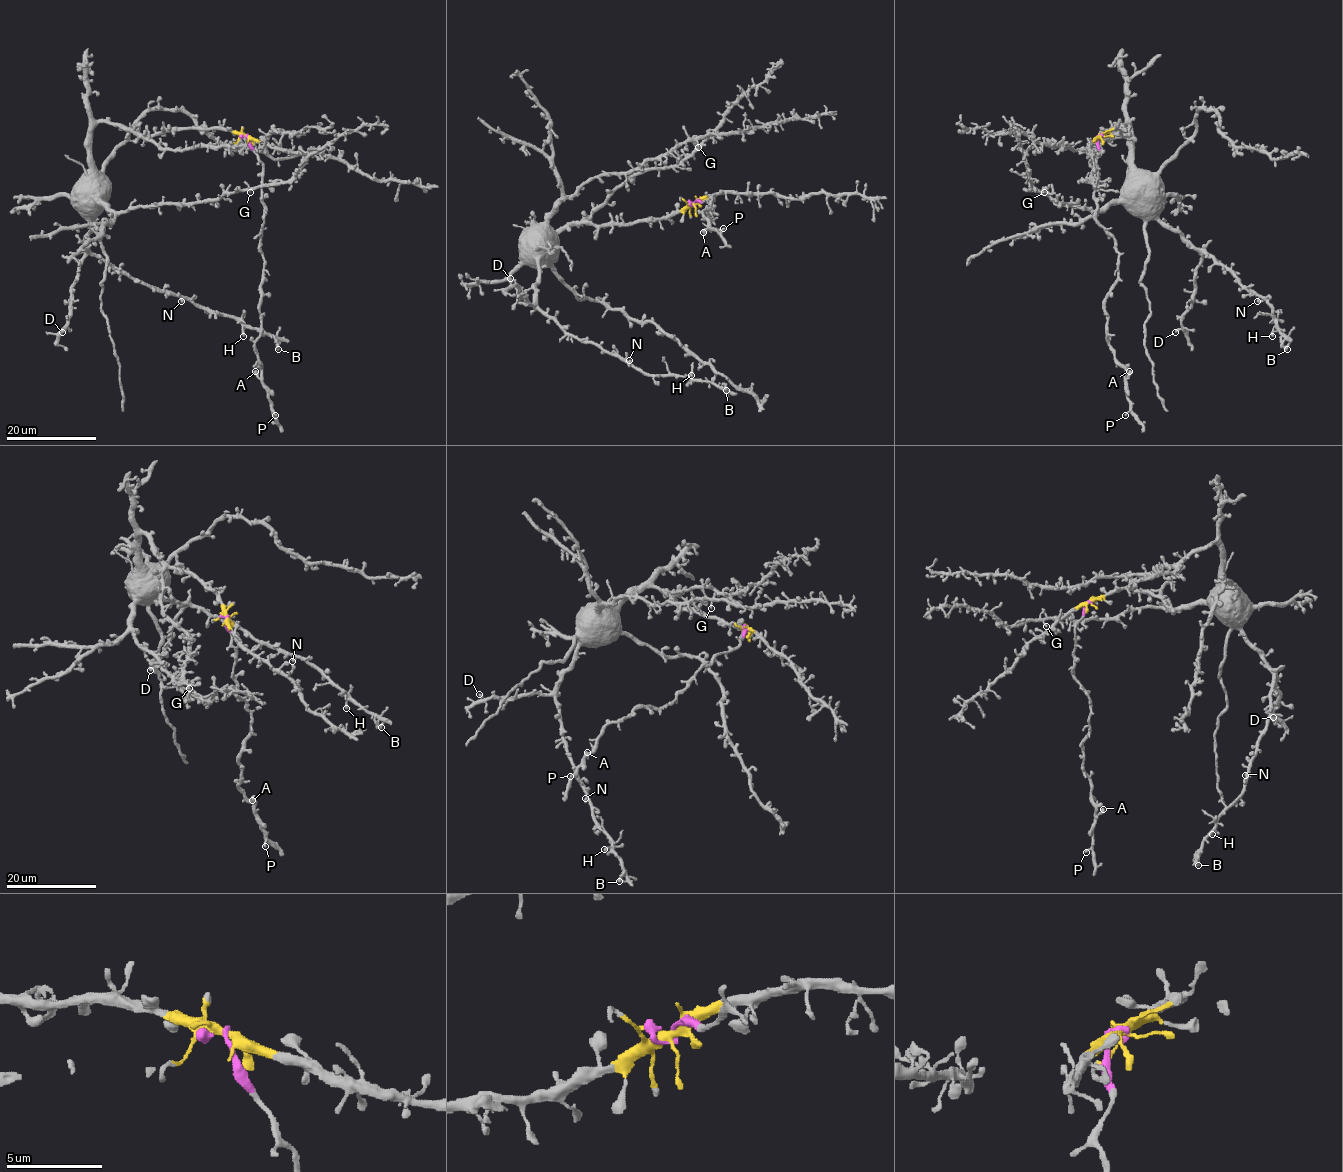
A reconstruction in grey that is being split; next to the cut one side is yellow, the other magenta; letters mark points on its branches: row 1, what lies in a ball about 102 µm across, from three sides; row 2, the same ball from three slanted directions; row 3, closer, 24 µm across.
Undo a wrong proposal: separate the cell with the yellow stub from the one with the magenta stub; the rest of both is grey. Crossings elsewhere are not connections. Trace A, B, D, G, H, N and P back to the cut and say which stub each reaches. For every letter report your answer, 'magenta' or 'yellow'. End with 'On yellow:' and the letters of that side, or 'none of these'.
A: magenta
B: yellow
D: yellow
G: yellow
H: yellow
N: yellow
P: magenta
On yellow: B, D, G, H, N

